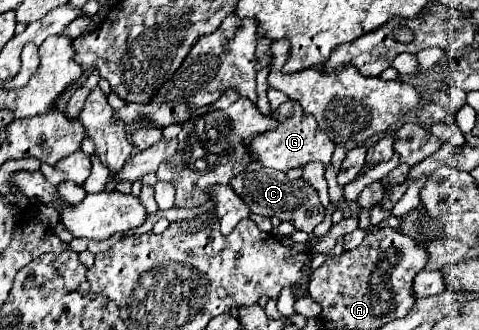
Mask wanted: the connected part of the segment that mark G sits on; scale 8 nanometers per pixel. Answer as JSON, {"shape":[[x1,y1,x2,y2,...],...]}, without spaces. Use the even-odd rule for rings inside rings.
{"shape":[[286,101,274,111,274,117,278,121,278,129,270,131,266,137,264,135,256,137,252,141,252,145,248,147,250,153,258,155,262,165,278,169,278,171,302,167,310,161,320,161,320,163,324,163,324,167,330,165,334,153,334,143,328,139,328,135,324,135,324,131,320,131,320,127,318,127,316,119,312,119,312,115,304,115,300,105]]}

